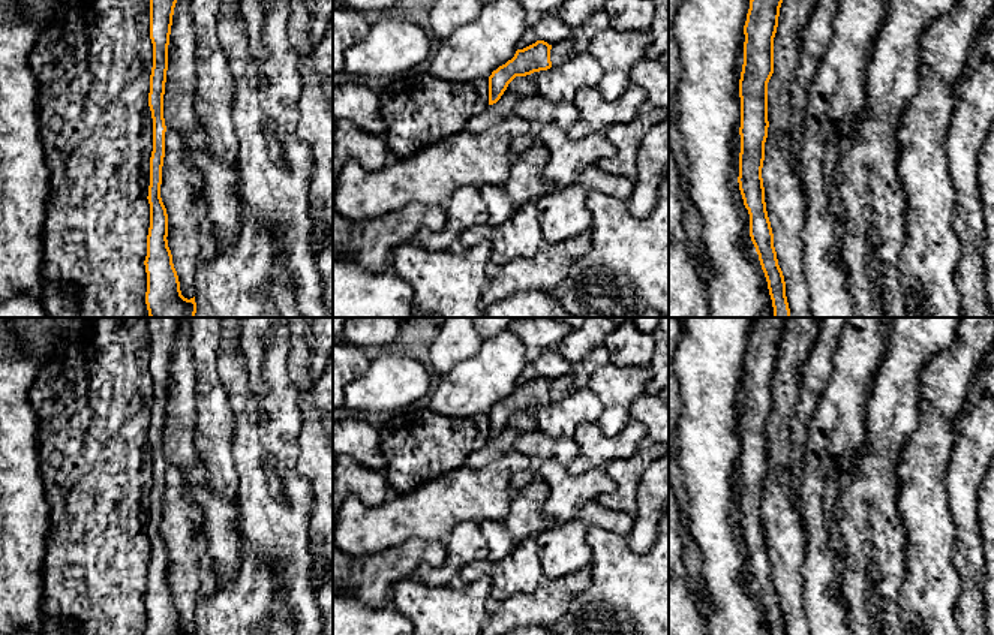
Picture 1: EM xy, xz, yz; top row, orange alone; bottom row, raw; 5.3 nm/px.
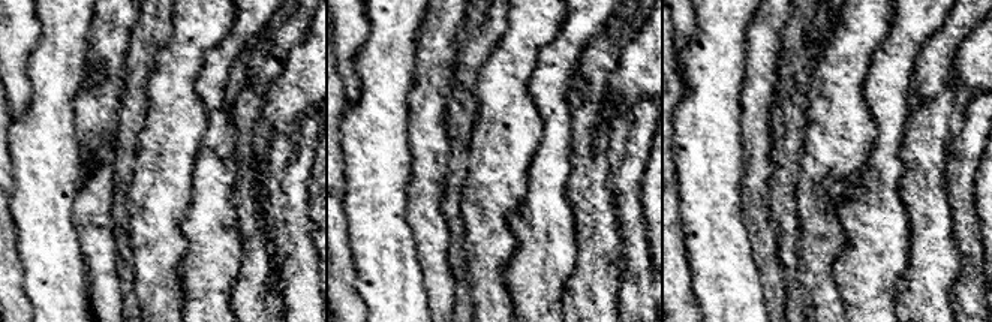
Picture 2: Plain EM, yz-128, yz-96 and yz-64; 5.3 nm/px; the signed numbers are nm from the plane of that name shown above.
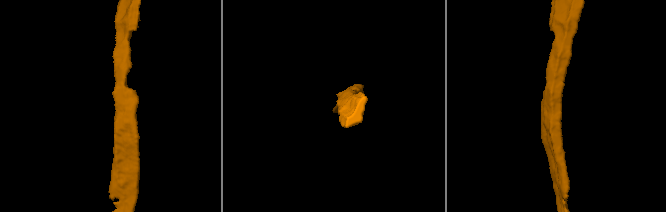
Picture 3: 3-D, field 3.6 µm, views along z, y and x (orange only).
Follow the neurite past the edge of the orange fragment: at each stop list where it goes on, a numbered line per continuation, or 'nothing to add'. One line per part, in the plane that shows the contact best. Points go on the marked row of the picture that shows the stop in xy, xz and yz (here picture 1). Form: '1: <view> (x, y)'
nothing to add

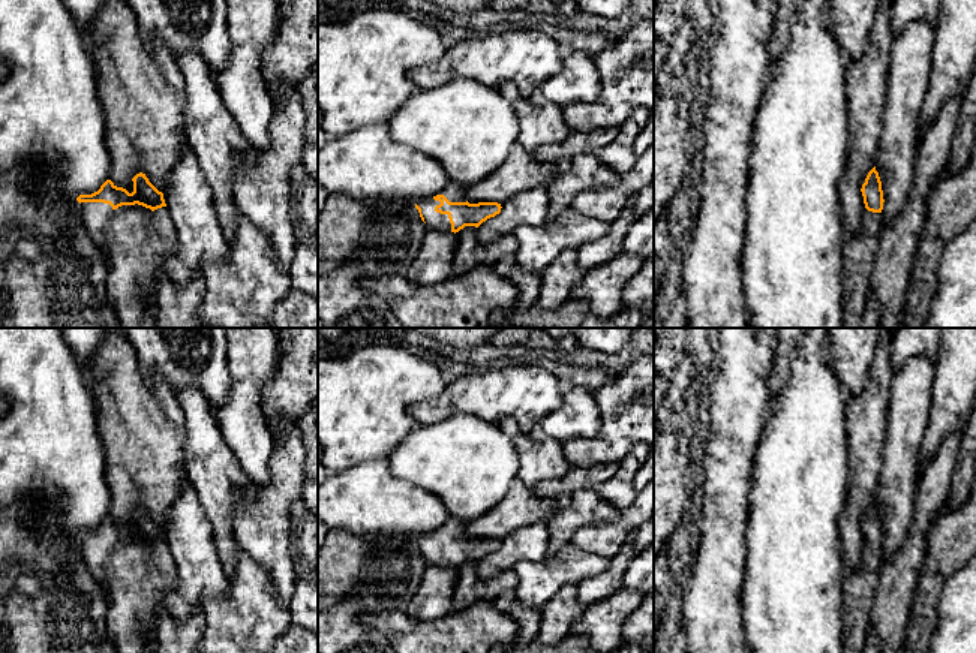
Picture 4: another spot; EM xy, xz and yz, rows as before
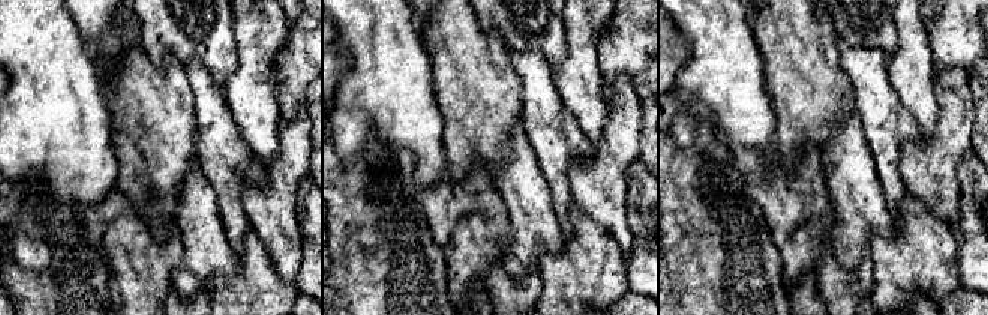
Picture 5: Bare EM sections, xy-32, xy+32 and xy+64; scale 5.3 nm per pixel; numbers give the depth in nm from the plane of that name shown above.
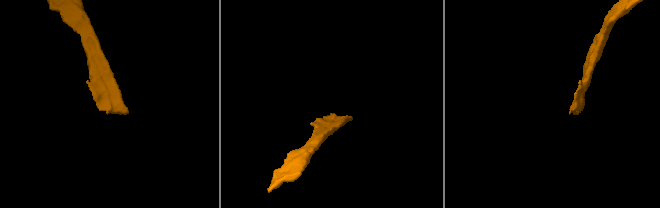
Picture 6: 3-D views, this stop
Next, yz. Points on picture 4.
1: yz (859, 249)

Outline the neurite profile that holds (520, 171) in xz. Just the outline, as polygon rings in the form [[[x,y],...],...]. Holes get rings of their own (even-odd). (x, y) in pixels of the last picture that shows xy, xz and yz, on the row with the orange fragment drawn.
[[[516,144],[505,162],[481,181],[468,186],[469,204],[498,202],[540,186],[549,186],[570,168],[570,160],[538,162],[531,151]]]

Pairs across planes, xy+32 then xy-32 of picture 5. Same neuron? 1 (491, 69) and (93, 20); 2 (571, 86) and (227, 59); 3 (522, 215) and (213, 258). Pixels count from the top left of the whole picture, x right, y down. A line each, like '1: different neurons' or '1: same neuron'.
1: different neurons
2: different neurons
3: same neuron

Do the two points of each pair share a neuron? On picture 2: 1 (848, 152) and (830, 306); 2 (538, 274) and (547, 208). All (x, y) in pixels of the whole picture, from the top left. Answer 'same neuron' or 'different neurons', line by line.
1: same neuron
2: same neuron

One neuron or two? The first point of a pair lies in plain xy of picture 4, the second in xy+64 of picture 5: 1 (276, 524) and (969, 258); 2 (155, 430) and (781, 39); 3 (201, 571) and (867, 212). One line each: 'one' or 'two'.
1: two
2: one
3: one

